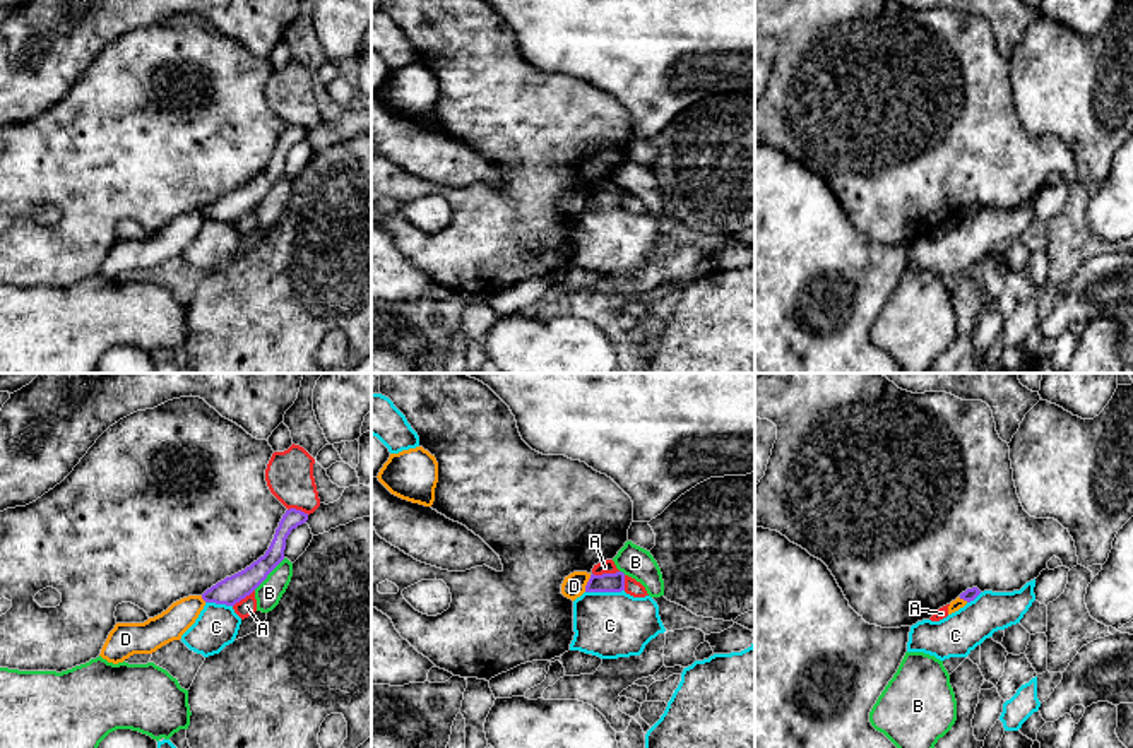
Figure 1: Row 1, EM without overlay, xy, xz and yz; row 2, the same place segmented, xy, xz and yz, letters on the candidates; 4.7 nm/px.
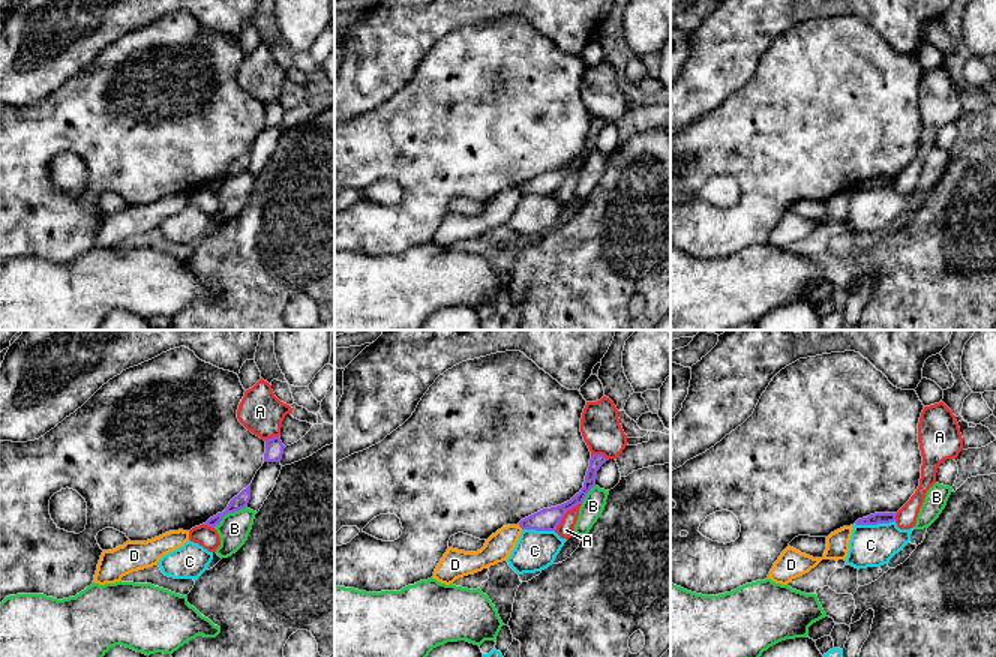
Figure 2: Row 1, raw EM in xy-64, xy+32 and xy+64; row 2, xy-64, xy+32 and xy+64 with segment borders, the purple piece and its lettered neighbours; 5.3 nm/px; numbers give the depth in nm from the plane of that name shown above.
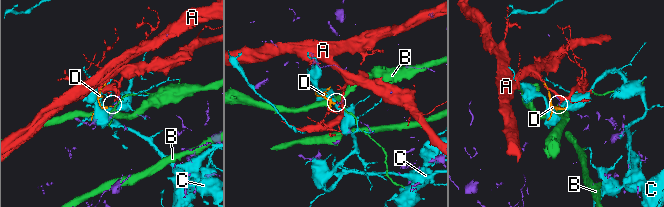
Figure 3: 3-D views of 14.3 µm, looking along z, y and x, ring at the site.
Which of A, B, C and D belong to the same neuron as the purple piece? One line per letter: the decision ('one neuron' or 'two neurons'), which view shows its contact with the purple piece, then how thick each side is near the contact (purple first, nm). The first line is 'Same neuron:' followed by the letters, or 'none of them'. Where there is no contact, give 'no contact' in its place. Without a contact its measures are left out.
Same neuron: none of them
A: two neurons; meets purple in xz; 100 nm thick on the purple side, 60 nm on the other
B: two neurons; meets purple in xy; 130 nm thick on the purple side, 120 nm on the other
C: two neurons; meets purple in xz; 100 nm thick on the purple side, 320 nm on the other
D: two neurons; meets purple in xz; 100 nm thick on the purple side, 110 nm on the other

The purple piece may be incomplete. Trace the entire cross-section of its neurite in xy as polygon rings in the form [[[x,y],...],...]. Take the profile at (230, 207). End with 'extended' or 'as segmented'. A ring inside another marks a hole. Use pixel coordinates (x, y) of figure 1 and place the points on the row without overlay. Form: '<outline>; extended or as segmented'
[[[296,125],[286,127],[265,171],[245,187],[226,193],[224,197],[207,205],[202,211],[202,216],[205,219],[234,223],[236,219],[250,212],[267,195],[267,192],[284,176],[286,156],[291,151],[291,147],[305,140],[306,137],[308,130]]]; as segmented

